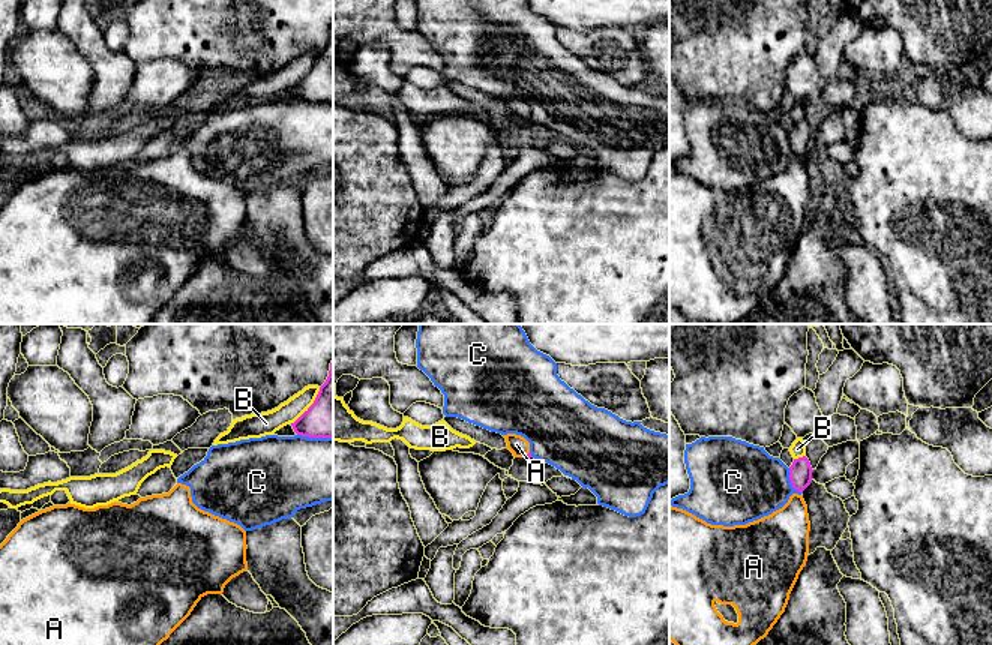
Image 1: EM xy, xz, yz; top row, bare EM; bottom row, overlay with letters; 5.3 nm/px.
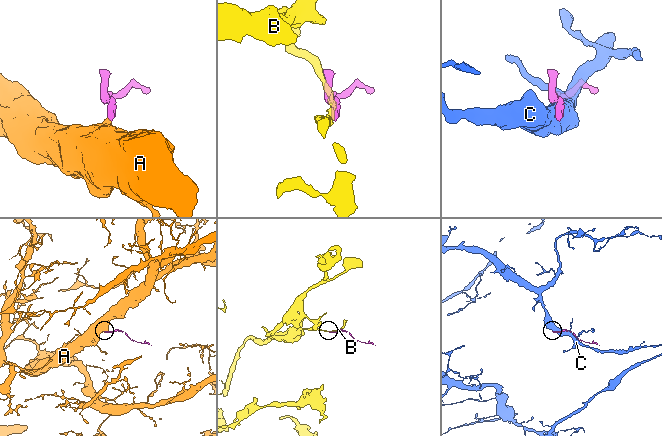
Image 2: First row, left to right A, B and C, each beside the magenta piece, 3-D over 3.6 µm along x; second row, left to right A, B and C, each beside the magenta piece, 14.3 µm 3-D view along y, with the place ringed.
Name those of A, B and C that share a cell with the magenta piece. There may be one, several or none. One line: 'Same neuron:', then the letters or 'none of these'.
Same neuron: A

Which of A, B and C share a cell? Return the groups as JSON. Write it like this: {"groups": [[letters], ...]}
{"groups": [["A"], ["B"], ["C"]]}

